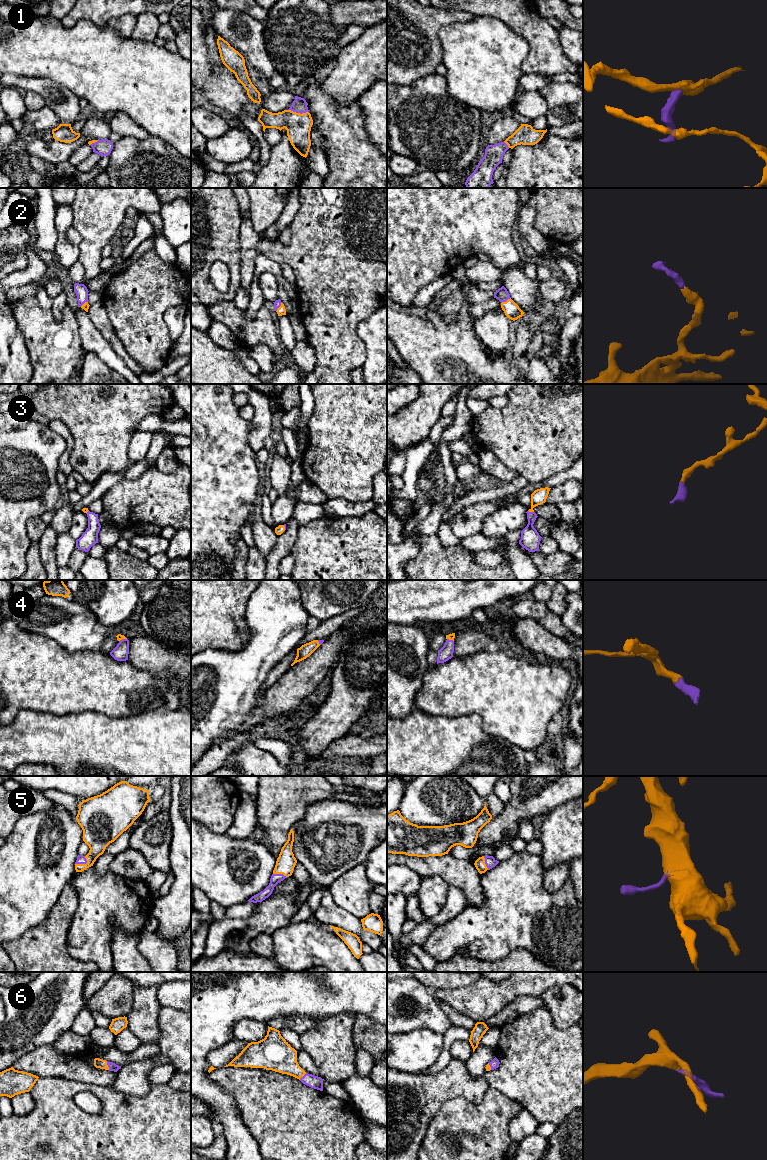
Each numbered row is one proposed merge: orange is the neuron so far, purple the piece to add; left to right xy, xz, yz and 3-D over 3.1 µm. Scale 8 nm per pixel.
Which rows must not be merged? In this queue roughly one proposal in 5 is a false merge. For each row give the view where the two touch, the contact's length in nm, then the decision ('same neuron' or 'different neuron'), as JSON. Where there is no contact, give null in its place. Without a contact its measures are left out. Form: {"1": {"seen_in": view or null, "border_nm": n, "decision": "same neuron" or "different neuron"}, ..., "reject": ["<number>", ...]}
{"1": {"seen_in": "xz", "border_nm": 160, "decision": "same neuron"}, "2": {"seen_in": "yz", "border_nm": 90, "decision": "same neuron"}, "3": {"seen_in": "yz", "border_nm": 50, "decision": "same neuron"}, "4": {"seen_in": "xy", "border_nm": 70, "decision": "same neuron"}, "5": {"seen_in": "xy", "border_nm": 110, "decision": "same neuron"}, "6": {"seen_in": "xy", "border_nm": 80, "decision": "same neuron"}, "reject": []}

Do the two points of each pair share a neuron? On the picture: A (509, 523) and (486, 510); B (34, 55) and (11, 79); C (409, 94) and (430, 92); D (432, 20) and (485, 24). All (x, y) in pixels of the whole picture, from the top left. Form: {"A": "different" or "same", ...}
{"A": "different", "B": "different", "C": "same", "D": "different"}

